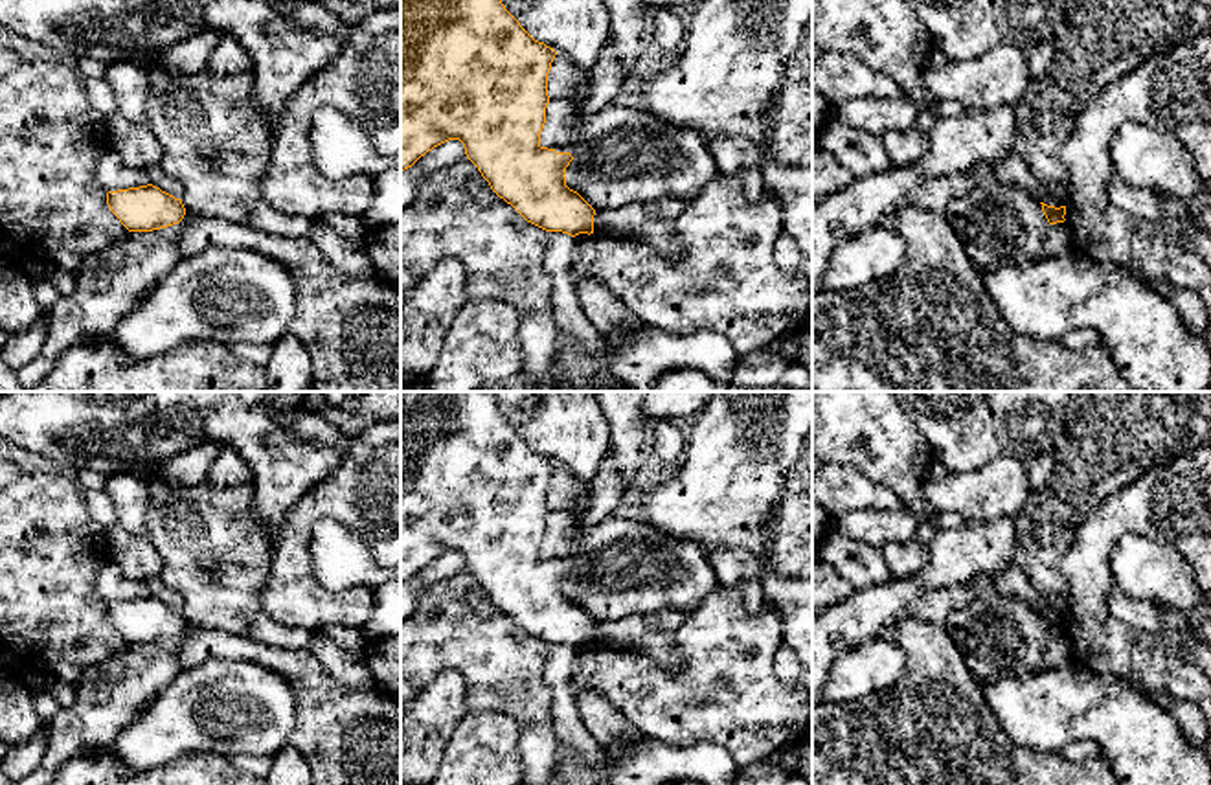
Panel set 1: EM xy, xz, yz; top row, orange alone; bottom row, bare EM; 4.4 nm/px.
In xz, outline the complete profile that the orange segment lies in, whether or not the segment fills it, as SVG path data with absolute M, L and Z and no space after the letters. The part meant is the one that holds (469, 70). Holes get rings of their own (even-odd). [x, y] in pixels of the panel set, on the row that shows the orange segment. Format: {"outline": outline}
{"outline": "M401 0L401 171L434 147L459 140L491 189L527 222L572 237L594 233L595 210L566 186L564 175L573 156L540 145L555 55L553 48L520 26L502 0Z"}

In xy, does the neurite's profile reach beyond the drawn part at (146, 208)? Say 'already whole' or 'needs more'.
already whole

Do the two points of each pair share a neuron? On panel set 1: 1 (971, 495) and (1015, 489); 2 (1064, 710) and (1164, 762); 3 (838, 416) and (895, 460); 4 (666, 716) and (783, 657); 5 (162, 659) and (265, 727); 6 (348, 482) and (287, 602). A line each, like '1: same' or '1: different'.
1: same
2: same
3: same
4: different
5: different
6: same

